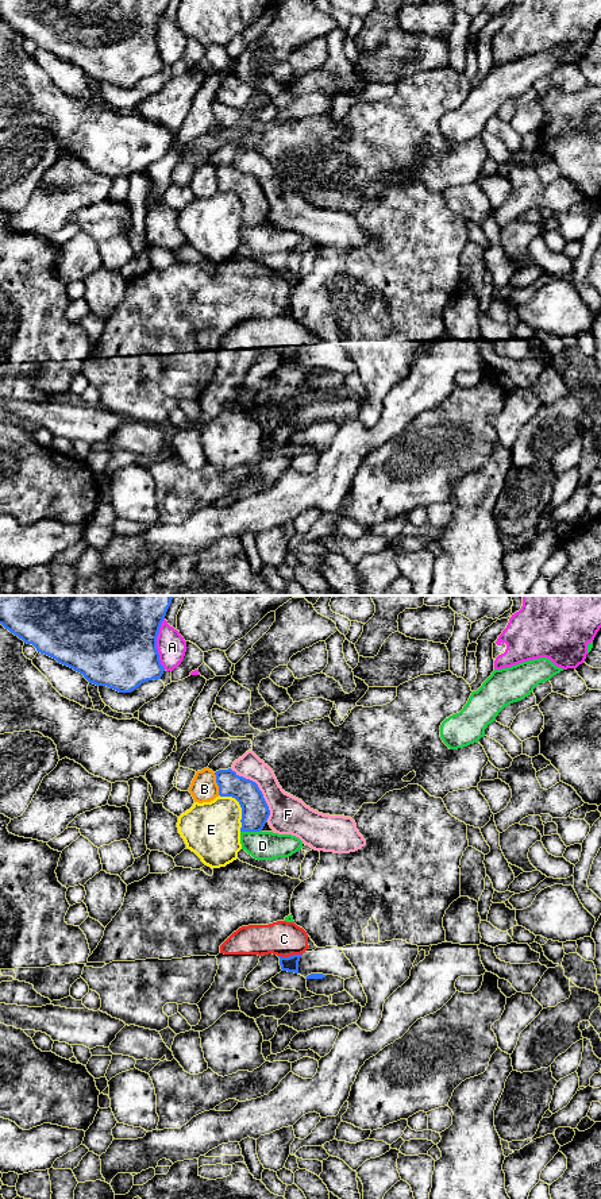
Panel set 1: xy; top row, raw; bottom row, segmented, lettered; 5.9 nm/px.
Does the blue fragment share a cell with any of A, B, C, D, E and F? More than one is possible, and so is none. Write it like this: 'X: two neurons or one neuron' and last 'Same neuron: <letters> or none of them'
A: two neurons
B: two neurons
C: two neurons
D: two neurons
E: two neurons
F: two neurons
Same neuron: none of them

